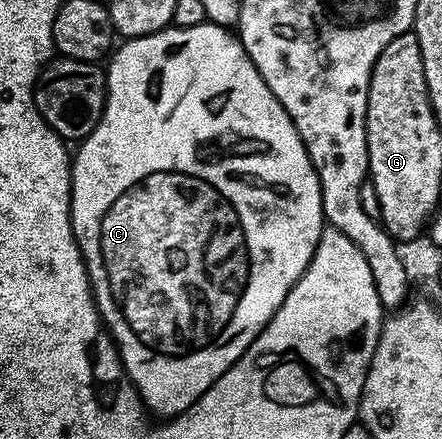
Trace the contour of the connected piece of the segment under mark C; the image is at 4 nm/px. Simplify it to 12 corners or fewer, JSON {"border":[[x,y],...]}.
{"border":[[129,37],[71,155],[101,322],[183,414],[313,260],[240,38]]}

